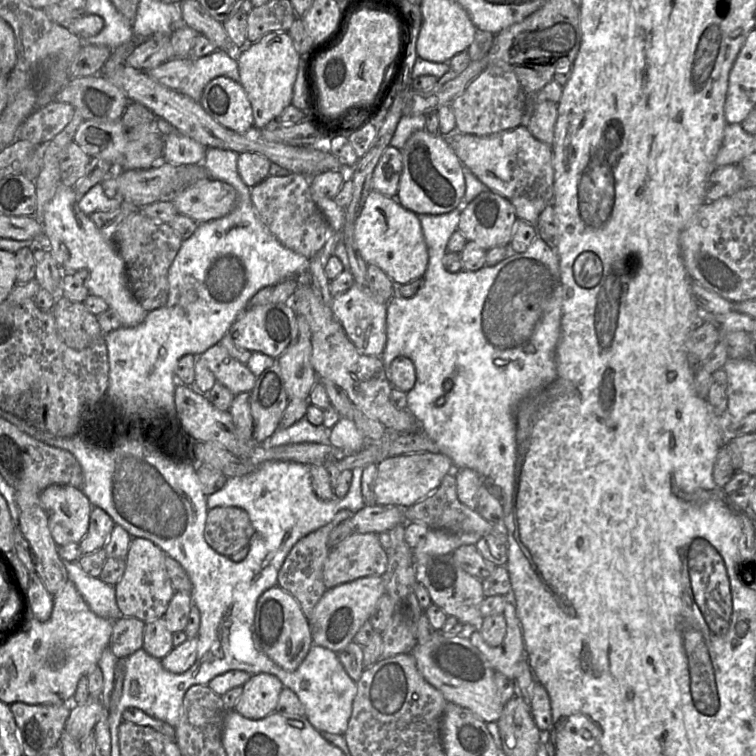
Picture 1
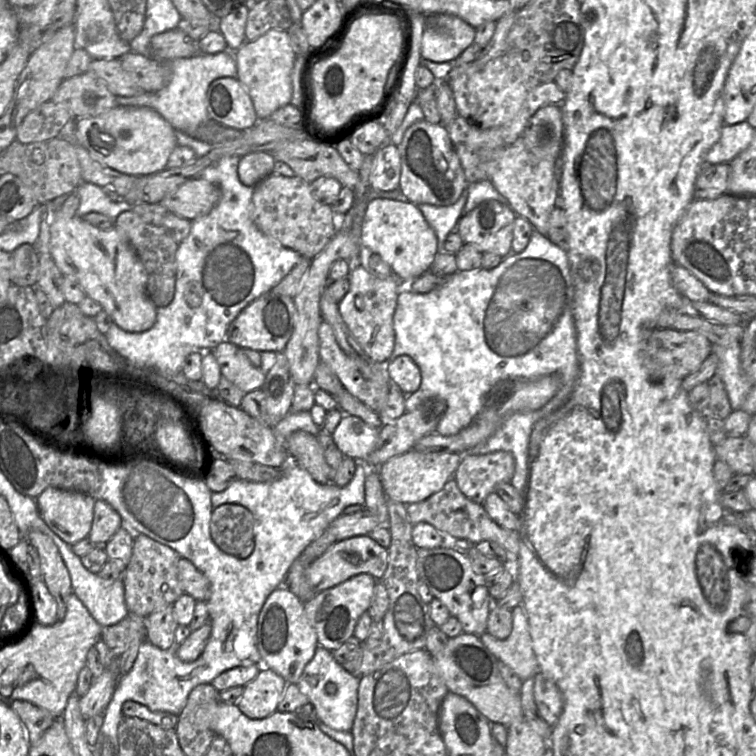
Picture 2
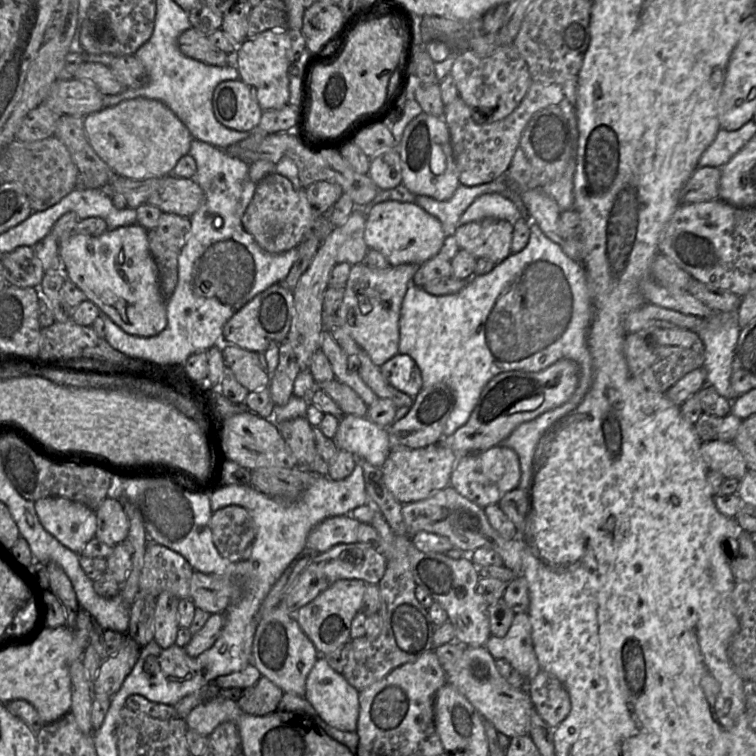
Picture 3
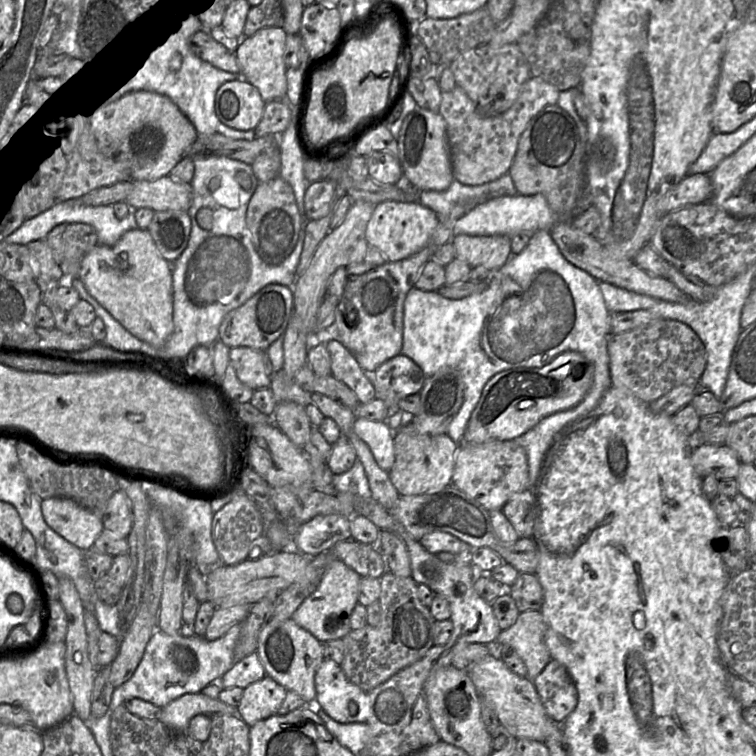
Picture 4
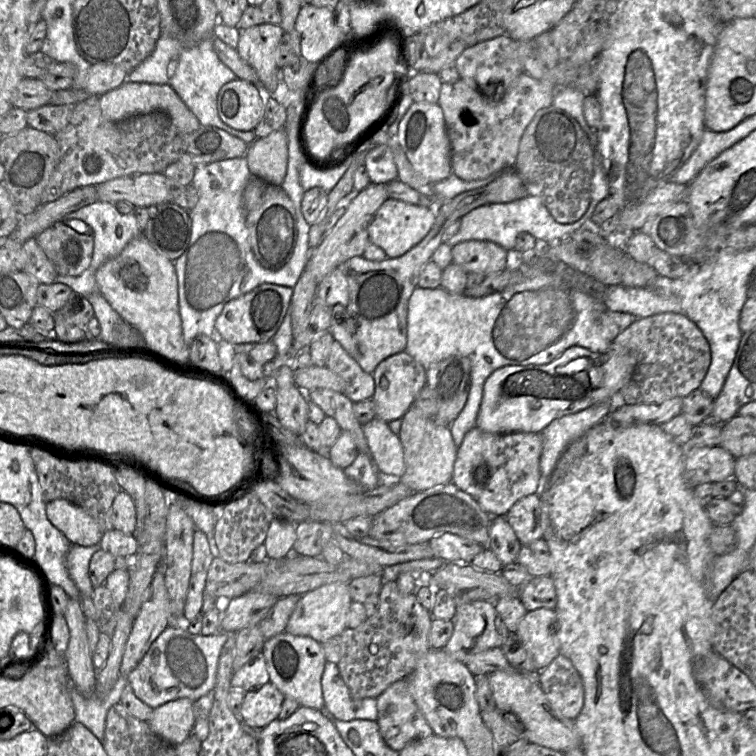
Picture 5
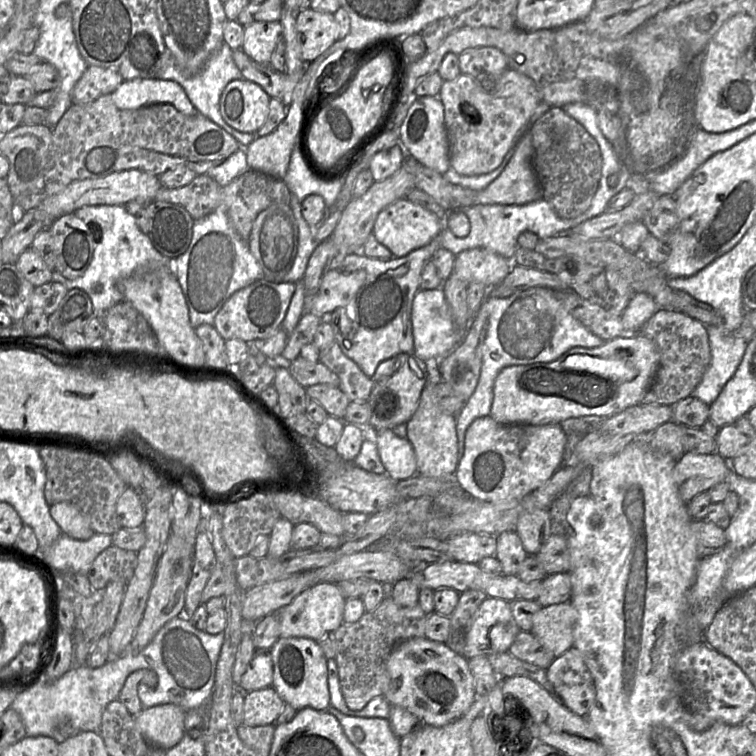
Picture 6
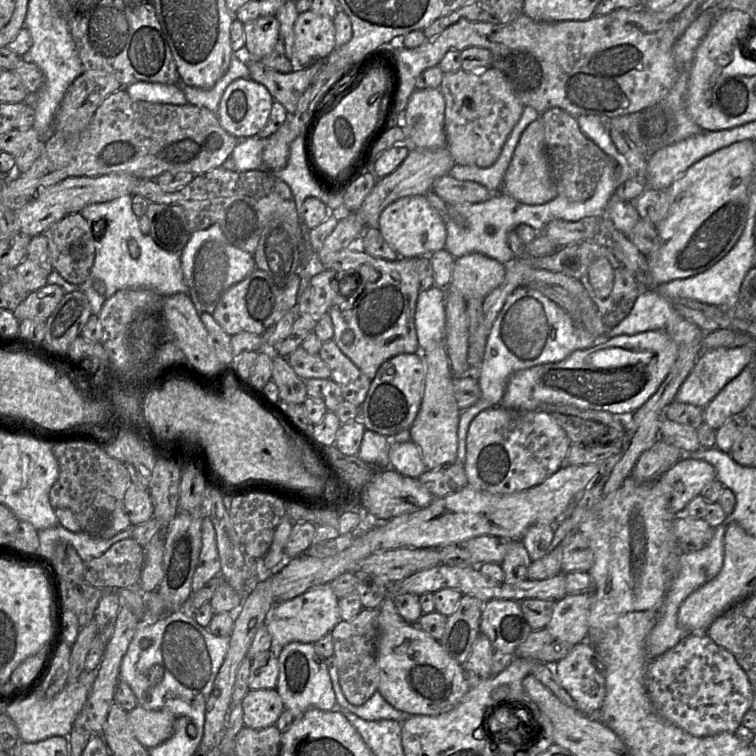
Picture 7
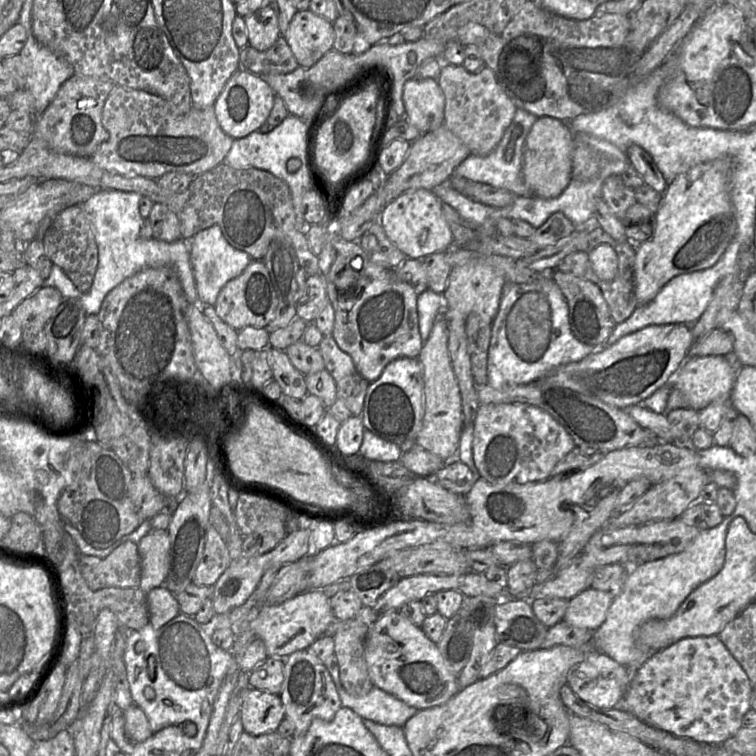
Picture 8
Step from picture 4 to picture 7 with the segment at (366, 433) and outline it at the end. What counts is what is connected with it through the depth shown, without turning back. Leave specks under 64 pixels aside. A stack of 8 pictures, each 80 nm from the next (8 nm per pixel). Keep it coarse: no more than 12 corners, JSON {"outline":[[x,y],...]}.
{"outline":[[391,442],[392,469],[412,478],[428,470],[419,446]]}

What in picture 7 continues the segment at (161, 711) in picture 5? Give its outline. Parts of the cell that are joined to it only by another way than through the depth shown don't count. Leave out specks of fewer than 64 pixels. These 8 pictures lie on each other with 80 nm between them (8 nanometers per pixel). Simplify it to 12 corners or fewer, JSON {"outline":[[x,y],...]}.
{"outline":[[138,705],[128,712],[136,738],[153,748],[173,734],[176,716]]}

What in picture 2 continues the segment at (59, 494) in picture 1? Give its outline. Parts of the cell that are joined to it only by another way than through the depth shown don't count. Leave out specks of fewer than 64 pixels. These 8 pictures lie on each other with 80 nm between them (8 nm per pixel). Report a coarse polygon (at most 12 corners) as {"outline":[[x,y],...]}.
{"outline":[[48,487],[36,504],[73,545],[90,533],[95,500]]}

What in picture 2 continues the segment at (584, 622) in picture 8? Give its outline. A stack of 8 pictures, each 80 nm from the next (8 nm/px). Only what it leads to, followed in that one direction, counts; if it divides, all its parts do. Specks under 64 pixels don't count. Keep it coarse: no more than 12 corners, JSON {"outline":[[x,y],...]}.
{"outline":[[512,610],[510,635],[479,638],[522,681],[539,672],[526,610]]}

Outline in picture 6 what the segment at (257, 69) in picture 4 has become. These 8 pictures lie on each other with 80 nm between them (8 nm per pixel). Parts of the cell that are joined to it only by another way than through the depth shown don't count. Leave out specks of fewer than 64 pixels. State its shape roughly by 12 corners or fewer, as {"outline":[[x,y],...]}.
{"outline":[[280,21],[244,26],[241,50],[269,64],[282,36]]}

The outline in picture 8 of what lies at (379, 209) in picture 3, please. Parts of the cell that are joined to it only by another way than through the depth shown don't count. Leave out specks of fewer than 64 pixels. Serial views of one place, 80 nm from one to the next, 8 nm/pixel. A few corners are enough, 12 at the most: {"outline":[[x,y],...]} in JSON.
{"outline":[[432,190],[401,194],[379,222],[408,259],[454,246]]}

